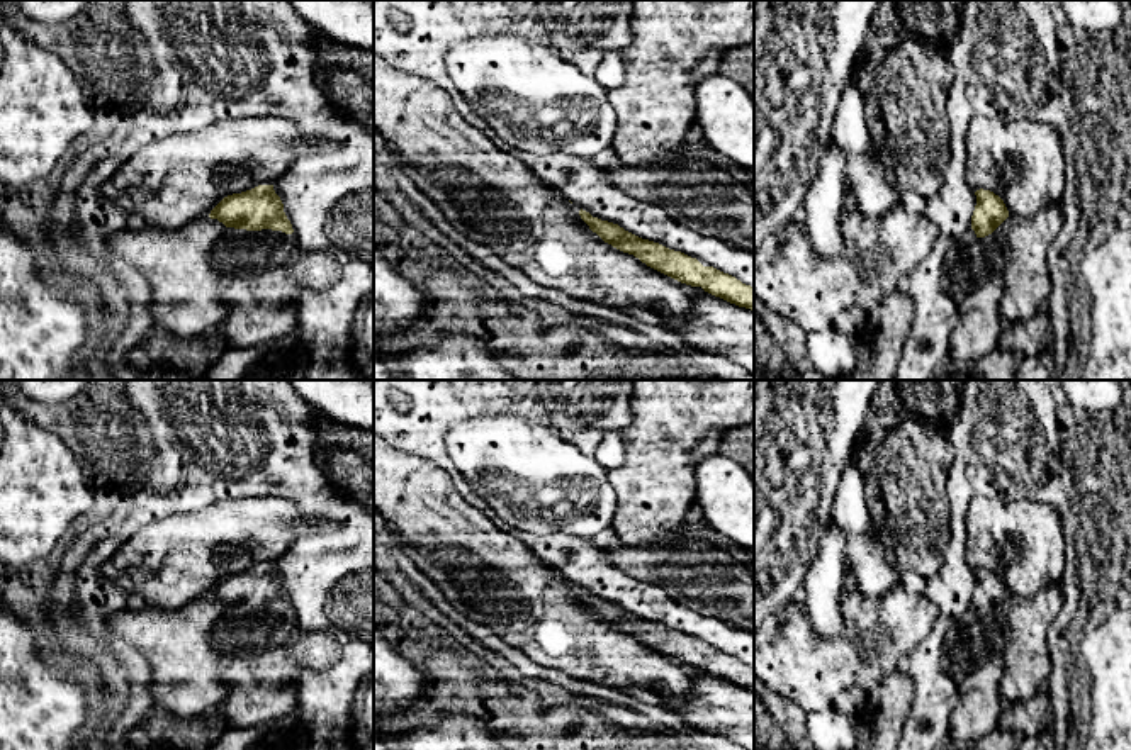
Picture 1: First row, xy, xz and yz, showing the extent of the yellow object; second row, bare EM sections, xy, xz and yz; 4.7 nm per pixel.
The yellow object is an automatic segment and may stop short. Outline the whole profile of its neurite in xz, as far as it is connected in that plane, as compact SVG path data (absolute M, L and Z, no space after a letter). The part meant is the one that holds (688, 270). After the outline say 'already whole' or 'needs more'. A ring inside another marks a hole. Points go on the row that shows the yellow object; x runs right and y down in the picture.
M582 209L579 210L579 215L605 243L623 253L633 255L647 266L681 283L701 287L705 292L730 304L754 311L754 287L742 283L735 277L713 266L703 266L696 258L681 251L642 239L618 224L593 217Z; already whole

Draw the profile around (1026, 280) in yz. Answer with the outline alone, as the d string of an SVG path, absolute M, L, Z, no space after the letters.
M1060 205L1046 207L1031 217L1009 214L1000 224L1009 244L1009 260L1000 271L1004 292L999 314L1004 326L1024 322L1046 305L1053 288L1048 249L1061 226Z

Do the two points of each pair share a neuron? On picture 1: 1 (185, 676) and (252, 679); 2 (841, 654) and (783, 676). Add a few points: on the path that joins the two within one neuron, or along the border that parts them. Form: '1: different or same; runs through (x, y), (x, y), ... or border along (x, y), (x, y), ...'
1: different; border along (221, 672), (225, 696), (209, 711)
2: same; runs through (827, 666), (797, 669)

